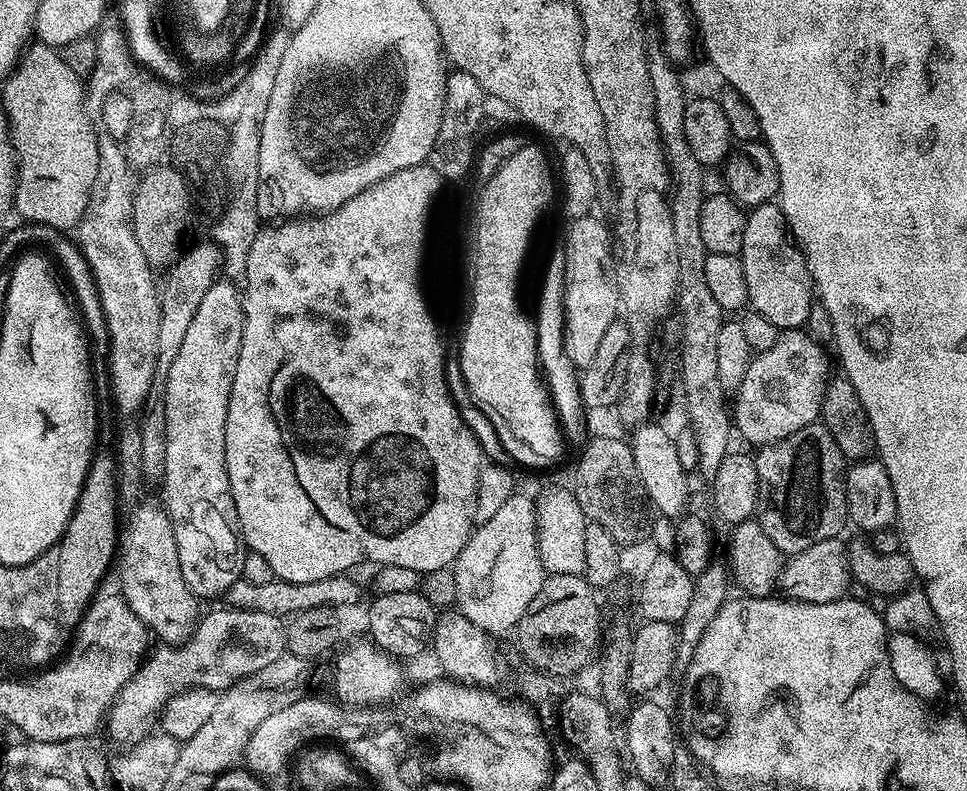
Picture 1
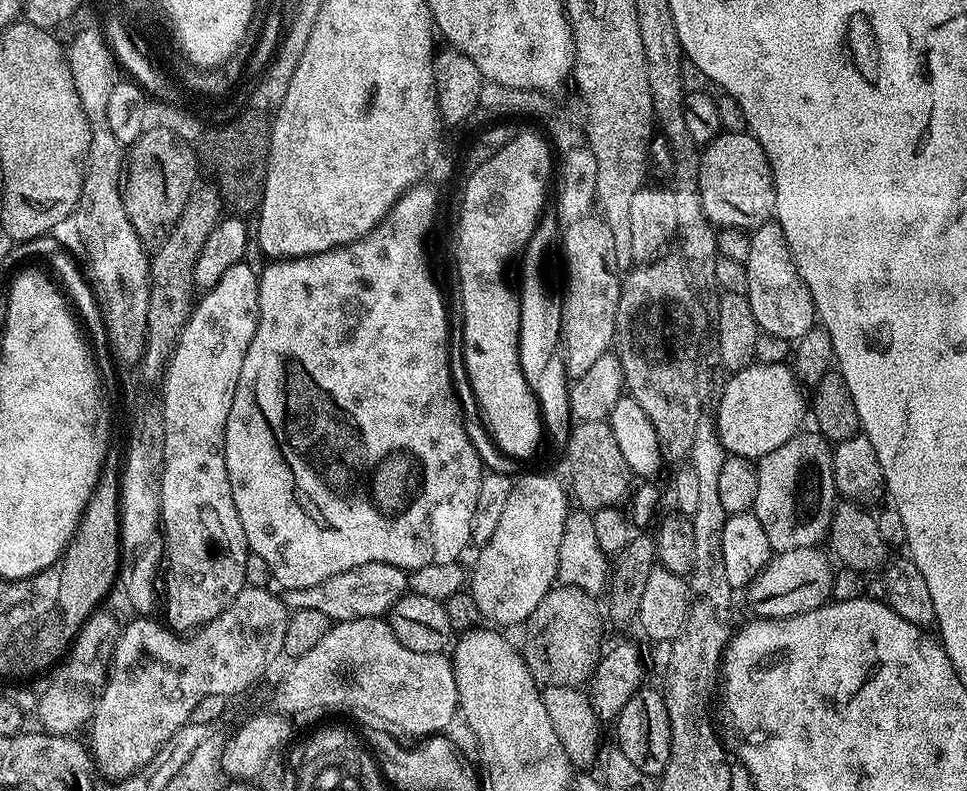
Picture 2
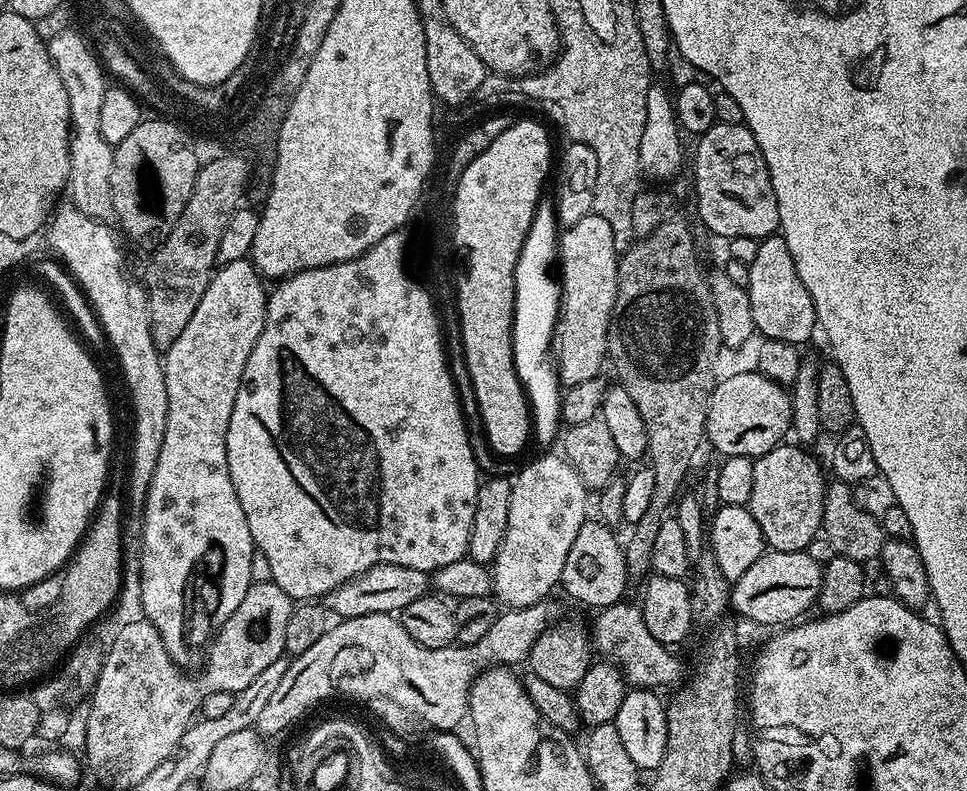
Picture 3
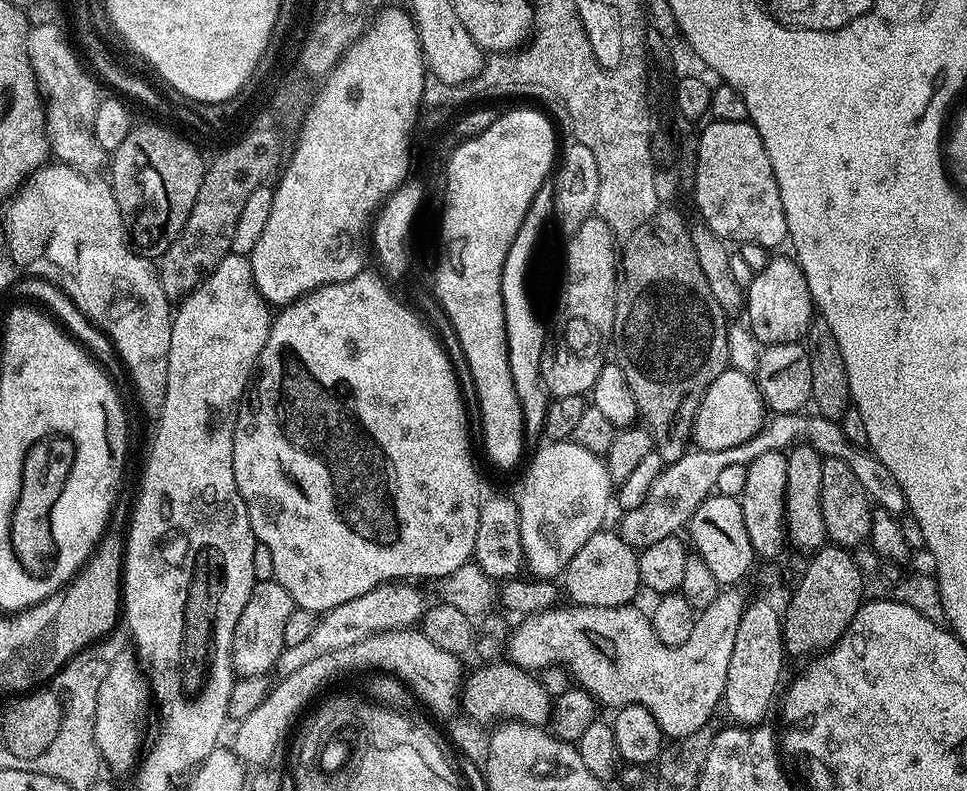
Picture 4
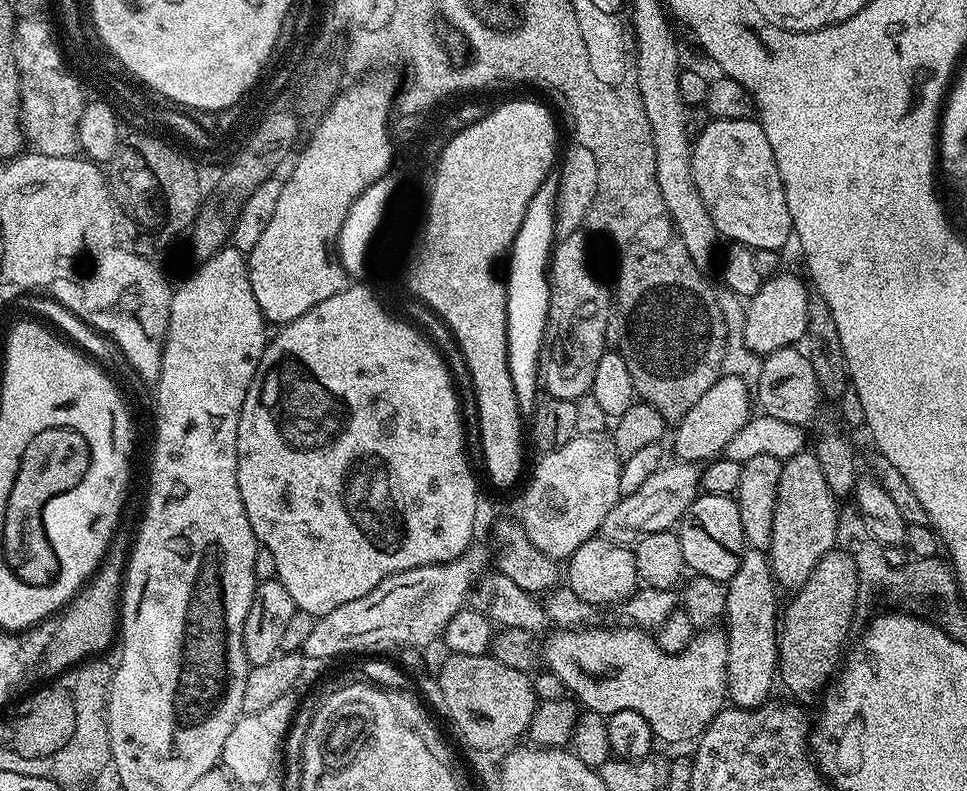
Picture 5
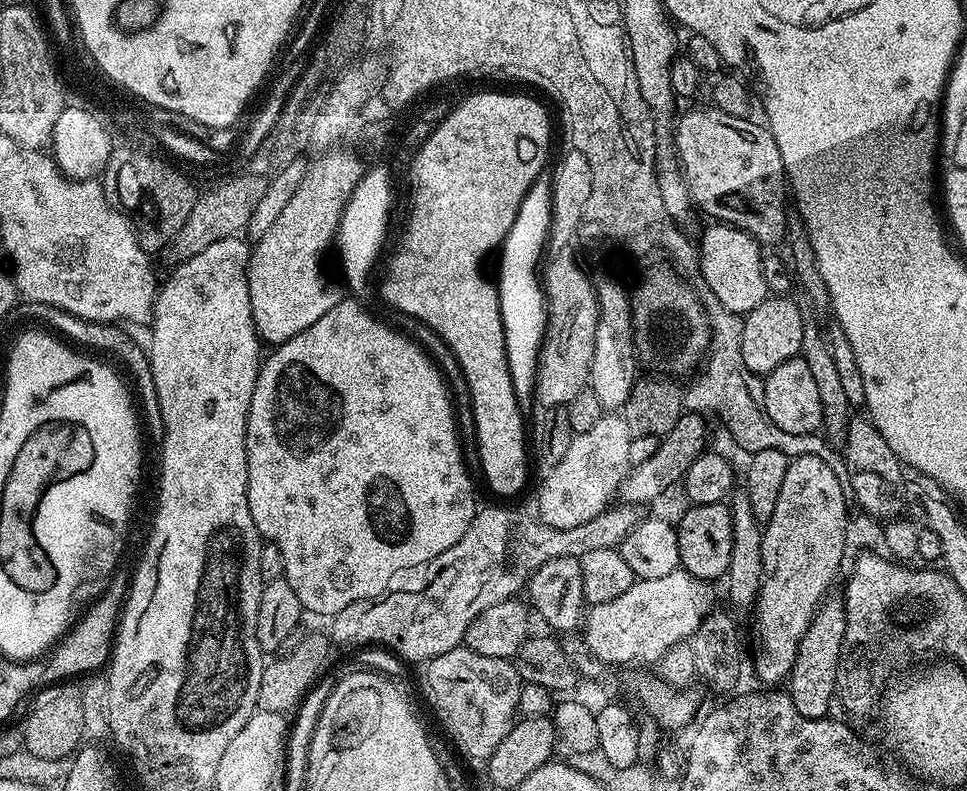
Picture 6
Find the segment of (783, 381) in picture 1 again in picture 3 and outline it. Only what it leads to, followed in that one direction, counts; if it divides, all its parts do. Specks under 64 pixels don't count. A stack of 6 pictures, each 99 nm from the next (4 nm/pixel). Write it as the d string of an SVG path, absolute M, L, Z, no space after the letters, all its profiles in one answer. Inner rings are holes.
M759 370L736 372L719 381L708 400L707 443L725 456L758 457L776 447L792 427L792 398L789 389L766 378Z

